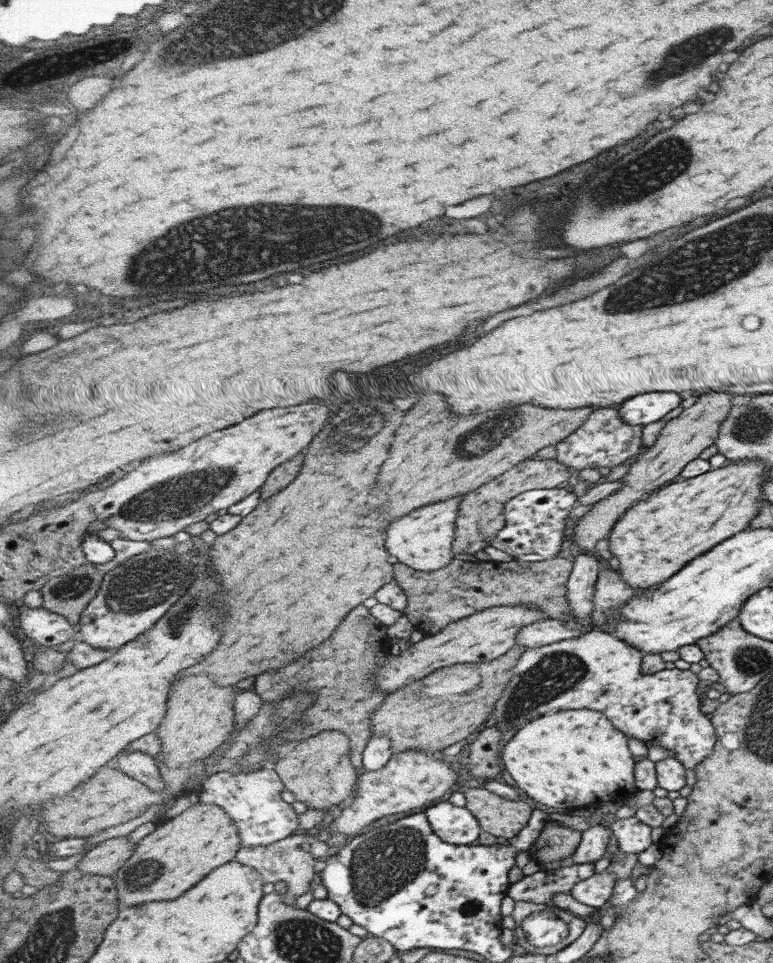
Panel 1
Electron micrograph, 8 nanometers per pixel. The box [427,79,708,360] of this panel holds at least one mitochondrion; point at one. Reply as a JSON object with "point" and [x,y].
{"point":[639,174]}

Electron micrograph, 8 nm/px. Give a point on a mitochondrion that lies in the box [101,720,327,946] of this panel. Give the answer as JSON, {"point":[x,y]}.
{"point":[143,873]}

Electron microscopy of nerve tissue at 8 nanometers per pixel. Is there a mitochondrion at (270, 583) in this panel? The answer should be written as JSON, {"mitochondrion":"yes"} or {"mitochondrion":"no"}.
{"mitochondrion":"no"}

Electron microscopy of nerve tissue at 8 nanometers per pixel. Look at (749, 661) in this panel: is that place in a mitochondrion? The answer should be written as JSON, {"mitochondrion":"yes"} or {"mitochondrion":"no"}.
{"mitochondrion":"yes"}

